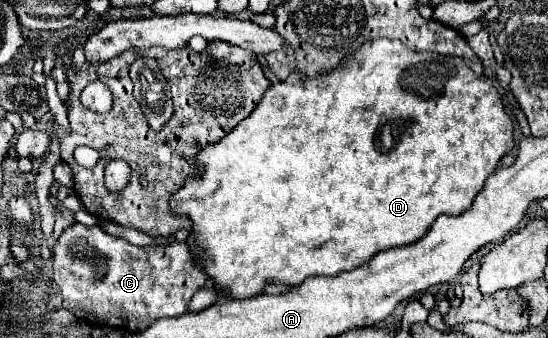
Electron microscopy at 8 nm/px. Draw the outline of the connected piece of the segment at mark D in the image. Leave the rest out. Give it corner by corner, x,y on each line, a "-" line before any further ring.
392,39
366,41
356,51
356,57
352,57
352,65
344,65
344,69
336,69
336,73
322,73
316,77
292,73
284,83
280,81
270,85
250,117
236,125
236,129
232,129
232,133
228,133
222,141
206,145
198,151
196,161
200,169
196,177
188,177
184,187
172,195
170,207
174,215
182,215
192,221
190,241
194,261
212,279
214,289
224,293
226,299
250,299
262,295
264,287
270,283
296,287
312,275
332,275
342,273
344,269
354,269
382,249
418,241
438,215
462,215
472,207
476,193
482,191
486,179
498,167
498,161
514,147
512,133
514,121
504,111
502,97
492,81
486,77
476,77
462,59
438,55
434,51
416,53

